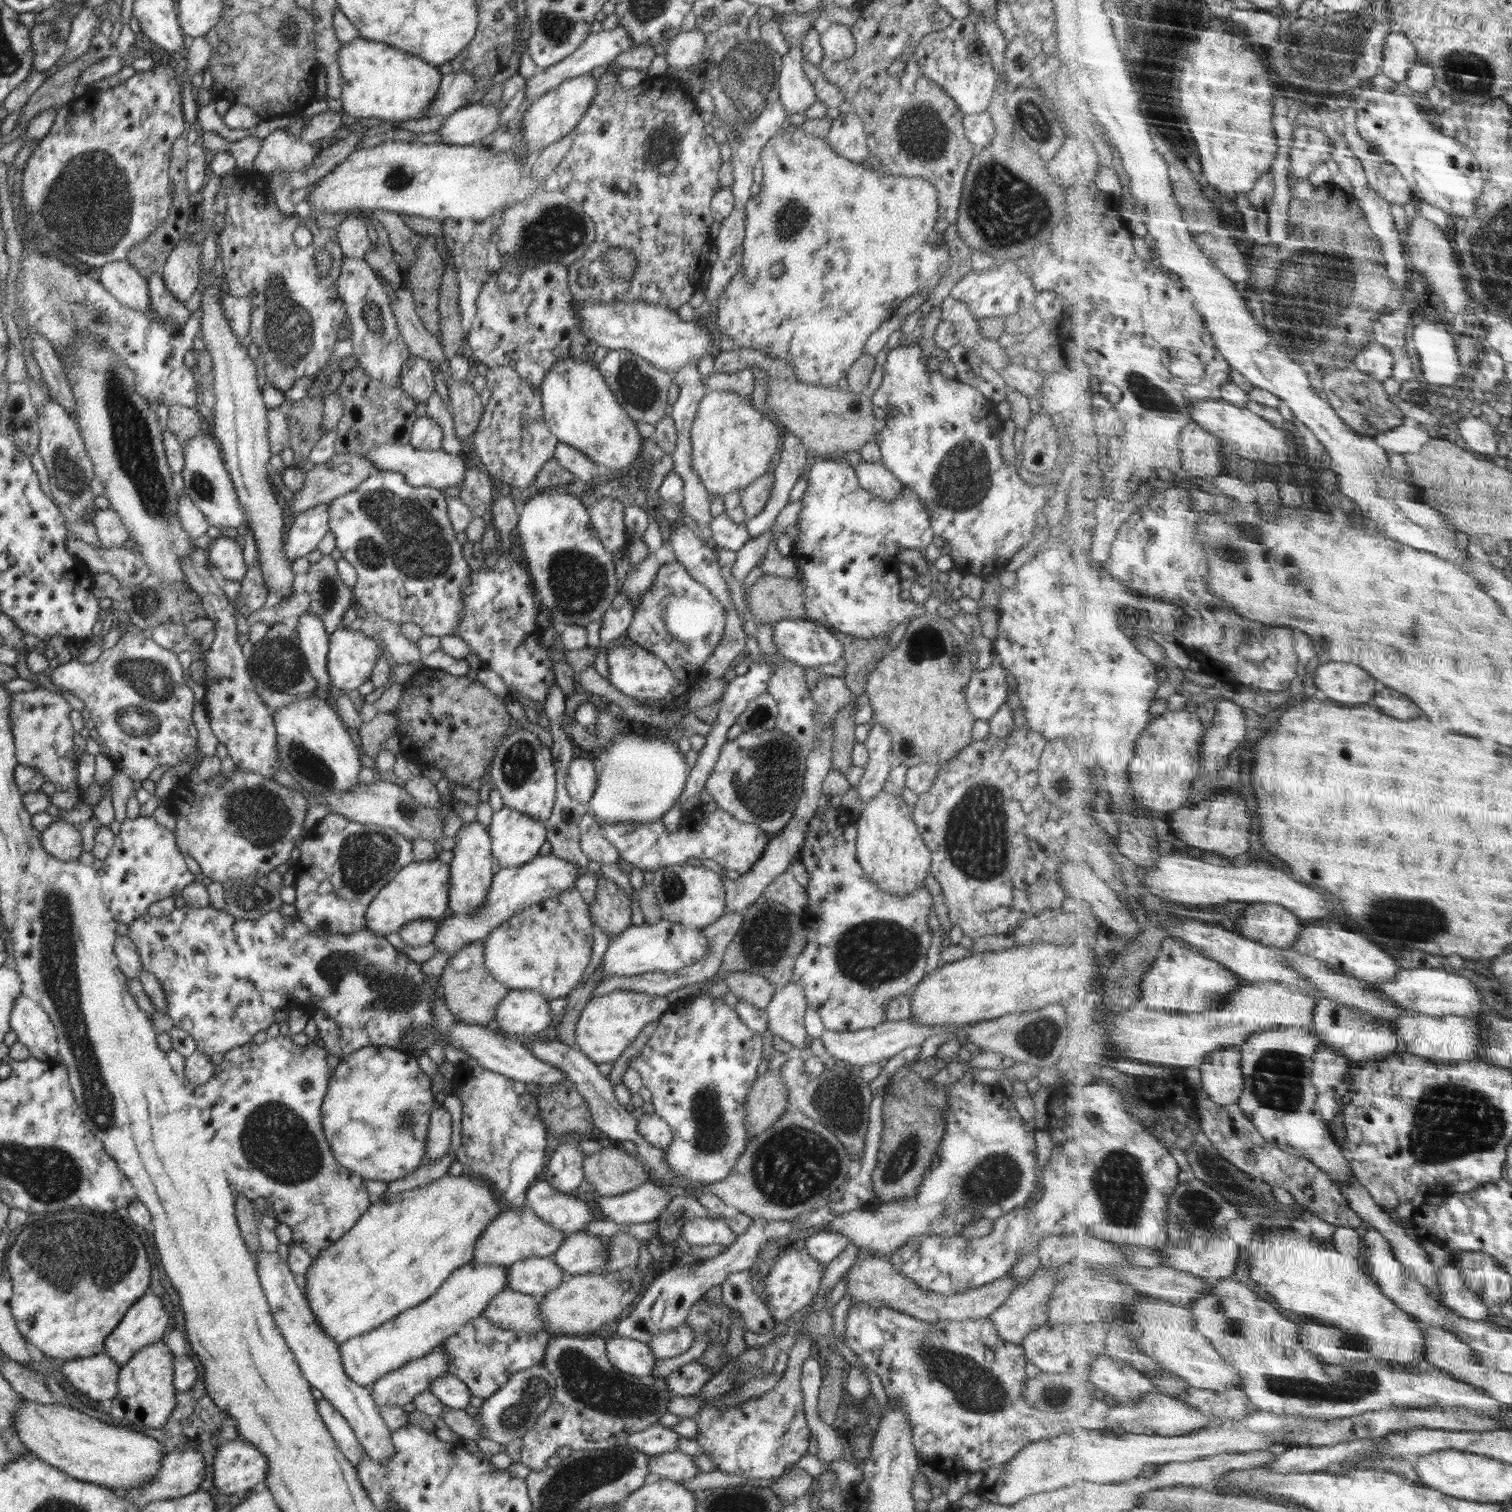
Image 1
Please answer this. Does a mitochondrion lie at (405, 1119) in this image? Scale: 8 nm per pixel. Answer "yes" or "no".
yes

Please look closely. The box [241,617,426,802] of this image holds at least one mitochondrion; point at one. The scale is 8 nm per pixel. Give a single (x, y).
(276, 662)

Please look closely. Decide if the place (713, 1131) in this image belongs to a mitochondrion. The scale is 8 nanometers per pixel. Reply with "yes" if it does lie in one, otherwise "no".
yes

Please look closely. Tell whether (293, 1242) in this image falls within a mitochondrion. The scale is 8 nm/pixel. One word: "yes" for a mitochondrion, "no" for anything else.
no

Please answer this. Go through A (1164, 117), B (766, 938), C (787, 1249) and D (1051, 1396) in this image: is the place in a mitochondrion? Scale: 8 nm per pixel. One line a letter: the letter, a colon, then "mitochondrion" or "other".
A: other
B: mitochondrion
C: other
D: mitochondrion

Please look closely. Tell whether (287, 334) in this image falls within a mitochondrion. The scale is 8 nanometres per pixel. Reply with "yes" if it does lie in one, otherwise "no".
yes

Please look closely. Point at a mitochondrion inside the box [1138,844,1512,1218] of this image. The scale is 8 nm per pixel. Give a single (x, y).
(1451, 1121)

